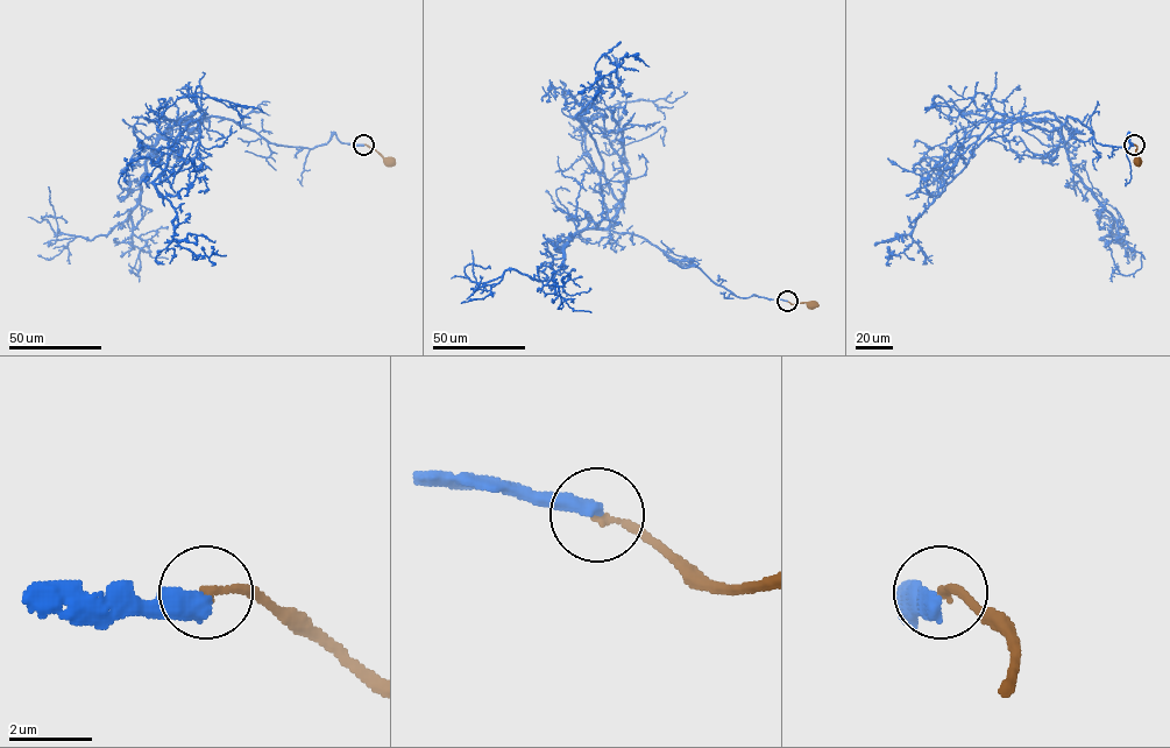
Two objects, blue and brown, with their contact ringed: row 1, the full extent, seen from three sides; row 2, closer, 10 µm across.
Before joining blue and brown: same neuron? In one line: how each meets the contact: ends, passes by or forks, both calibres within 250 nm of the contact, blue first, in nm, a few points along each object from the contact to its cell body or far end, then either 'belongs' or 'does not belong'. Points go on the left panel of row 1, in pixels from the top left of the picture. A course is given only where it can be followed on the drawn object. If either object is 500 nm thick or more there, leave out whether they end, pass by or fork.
blue ends; brown ends; calibres 440 and 190 nm; course blue (363, 145), (335, 132), (277, 145), (231, 120), (185, 118), (154, 183), (181, 246), (226, 255); course brown (363, 145), (389, 162); does not belong

